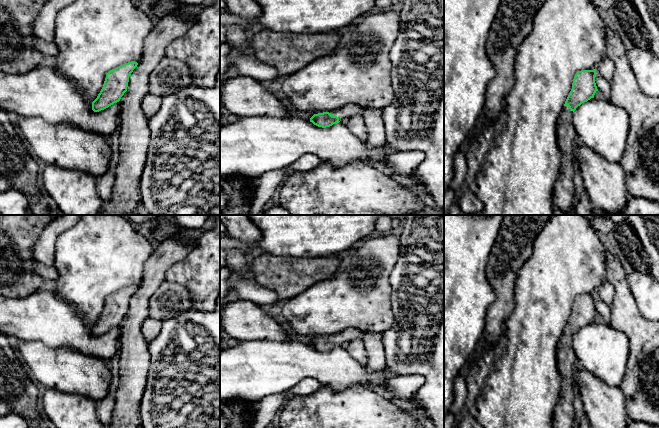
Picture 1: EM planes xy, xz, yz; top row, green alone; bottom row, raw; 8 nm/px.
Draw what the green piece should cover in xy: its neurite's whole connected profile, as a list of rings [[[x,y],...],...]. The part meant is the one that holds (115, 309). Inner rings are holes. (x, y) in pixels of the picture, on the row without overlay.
[[[131,285],[106,298],[103,311],[97,322],[92,326],[92,334],[99,336],[120,325],[127,315],[129,300],[137,291],[138,287]]]

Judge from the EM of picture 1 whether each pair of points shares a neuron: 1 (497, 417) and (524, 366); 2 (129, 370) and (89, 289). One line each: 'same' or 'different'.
1: same
2: different

